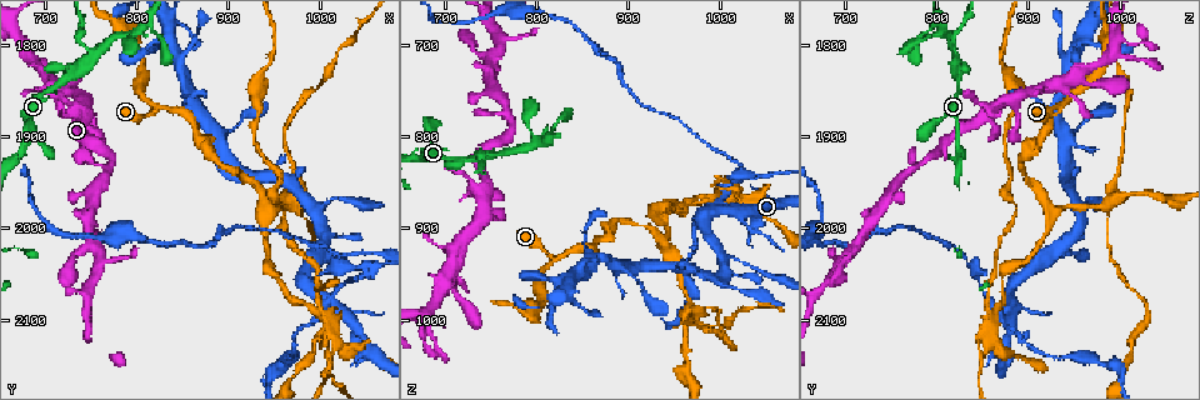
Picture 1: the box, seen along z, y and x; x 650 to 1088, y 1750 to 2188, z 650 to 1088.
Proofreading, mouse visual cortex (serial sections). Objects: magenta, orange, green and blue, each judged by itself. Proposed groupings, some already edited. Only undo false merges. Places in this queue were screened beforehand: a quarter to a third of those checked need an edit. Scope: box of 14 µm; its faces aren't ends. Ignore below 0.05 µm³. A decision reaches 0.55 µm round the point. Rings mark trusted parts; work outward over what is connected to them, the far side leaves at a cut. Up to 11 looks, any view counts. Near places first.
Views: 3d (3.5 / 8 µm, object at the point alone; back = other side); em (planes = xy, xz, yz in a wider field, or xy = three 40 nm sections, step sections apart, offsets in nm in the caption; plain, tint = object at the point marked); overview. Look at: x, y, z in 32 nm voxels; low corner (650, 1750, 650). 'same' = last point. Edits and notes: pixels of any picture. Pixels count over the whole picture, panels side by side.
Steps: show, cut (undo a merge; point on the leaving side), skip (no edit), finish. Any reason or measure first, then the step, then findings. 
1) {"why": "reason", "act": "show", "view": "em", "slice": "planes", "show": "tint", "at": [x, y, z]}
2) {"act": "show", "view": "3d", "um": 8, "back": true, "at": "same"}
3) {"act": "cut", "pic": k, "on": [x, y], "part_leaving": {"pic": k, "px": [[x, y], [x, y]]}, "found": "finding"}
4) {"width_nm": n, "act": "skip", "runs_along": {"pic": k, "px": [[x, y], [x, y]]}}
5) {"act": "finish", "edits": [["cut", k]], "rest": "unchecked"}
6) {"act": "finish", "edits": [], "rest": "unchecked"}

{"why": "abrupt turn", "act": "show", "view": "3d", "um": 3.5, "back": true, "at": [815, 1875, 935]}

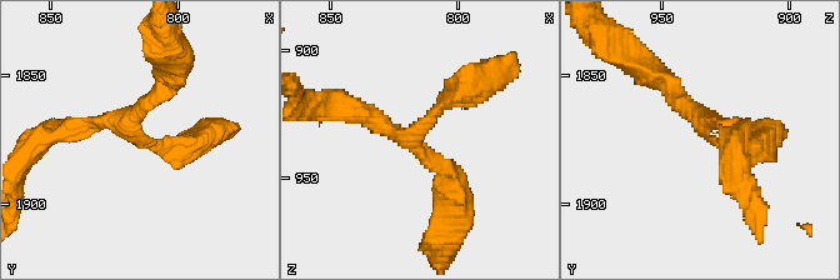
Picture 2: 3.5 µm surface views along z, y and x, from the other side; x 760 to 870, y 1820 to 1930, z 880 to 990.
{"arms": 3, "arm_widths_nm": [200, 200, 350], "why": "need the tissue", "act": "show", "view": "em", "slice": "planes", "show": "tint", "at": [817, 1876, 930]}

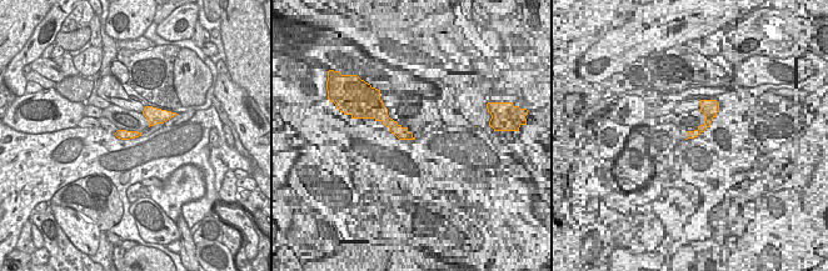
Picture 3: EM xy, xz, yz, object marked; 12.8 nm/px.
{"act": "skip", "runs_along": {"pic": 2, "px": [[483, 78], [403, 138], [353, 109]]}, "found": "one cell here"}

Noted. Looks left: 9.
{"why": "four-way junction", "act": "show", "view": "3d", "um": 8, "at": [970, 1975, 985]}

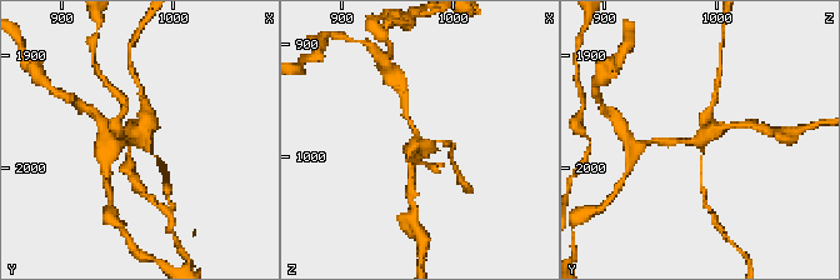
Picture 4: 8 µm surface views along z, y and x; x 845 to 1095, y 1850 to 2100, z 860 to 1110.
{"why": "shape alone is not enough", "act": "show", "view": "em", "slice": "planes", "show": "tint", "at": [968, 1976, 986]}

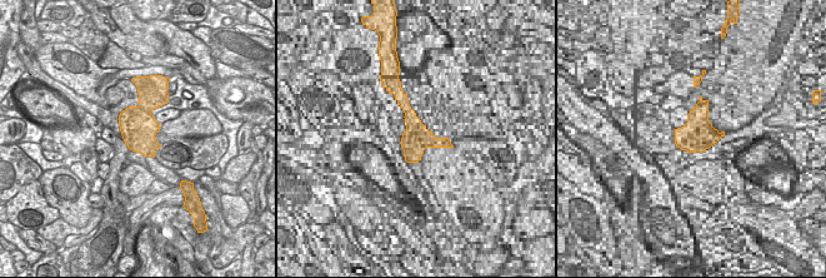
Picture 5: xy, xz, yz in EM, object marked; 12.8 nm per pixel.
{"arm_widths_nm": [100, 200, 200, 300], "act": "cut", "pic": 4, "on": [144, 103], "border": {"pic": 5, "px": [[155, 120], [153, 134]]}, "found": "a second cell is stuck on"}

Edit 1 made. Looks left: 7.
{"why": "side arm on a straight run", "act": "show", "view": "3d", "um": 3.5, "at": [1000, 2090, 865]}

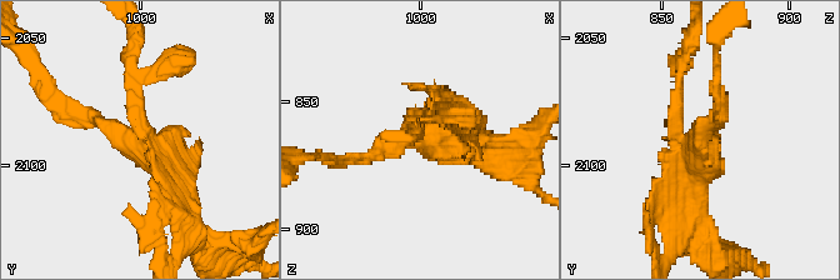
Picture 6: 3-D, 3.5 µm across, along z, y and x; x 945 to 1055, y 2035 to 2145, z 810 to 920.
{"arms": 3, "arm_widths_nm": [150, 200, 300], "act": "show", "view": "em", "slice": "xy", "step": 5, "show": "plain", "at": [1002, 2093, 864]}

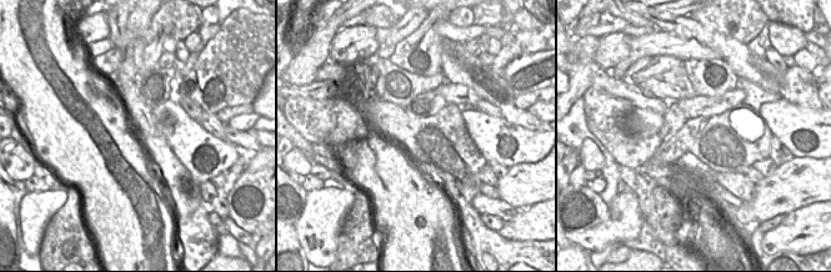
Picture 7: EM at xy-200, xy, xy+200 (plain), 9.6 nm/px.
{"act": "show", "view": "em", "slice": "xy", "step": 5, "show": "tint", "at": "same"}

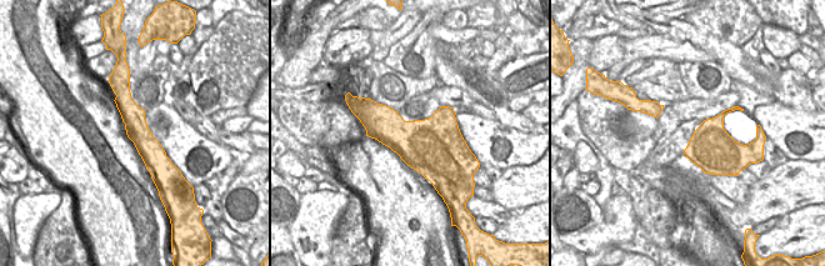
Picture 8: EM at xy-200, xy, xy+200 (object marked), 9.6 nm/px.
{"act": "cut", "pic": 6, "on": [151, 206], "part_leaving": {"pic": 6, "px": [[151, 135], [129, 78], [136, 35]]}, "found": "a second cell is stuck on"}

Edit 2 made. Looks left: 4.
{"why": "three arms meet", "act": "show", "view": "3d", "um": 3.5, "at": [755, 1815, 820]}

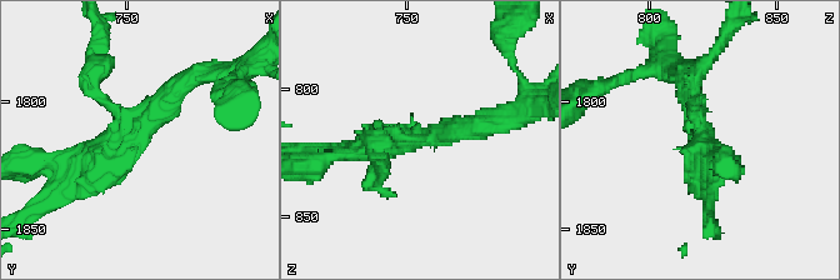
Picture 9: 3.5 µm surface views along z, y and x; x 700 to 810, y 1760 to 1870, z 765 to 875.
{"arms": 3, "arm_widths_nm": [150, 300, 300], "act": "show", "view": "em", "slice": "xy", "step": 5, "show": "tint", "at": [752, 1813, 820]}

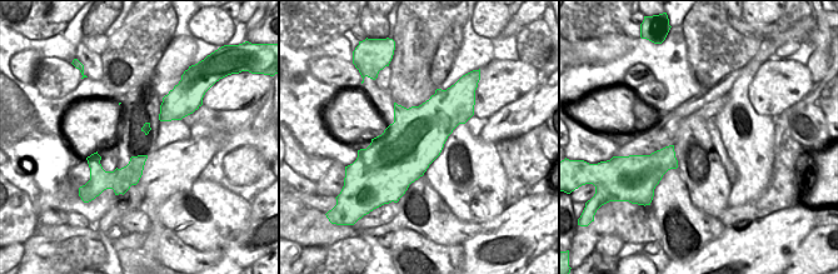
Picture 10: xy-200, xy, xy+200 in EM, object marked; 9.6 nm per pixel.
{"act": "cut", "pic": 9, "on": [104, 63], "found": "a second cell is stuck on"}

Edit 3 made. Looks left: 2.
{"act": "finish", "edits": [["cut", 4], ["cut", 6], ["cut", 9]], "rest": "unchecked"}

